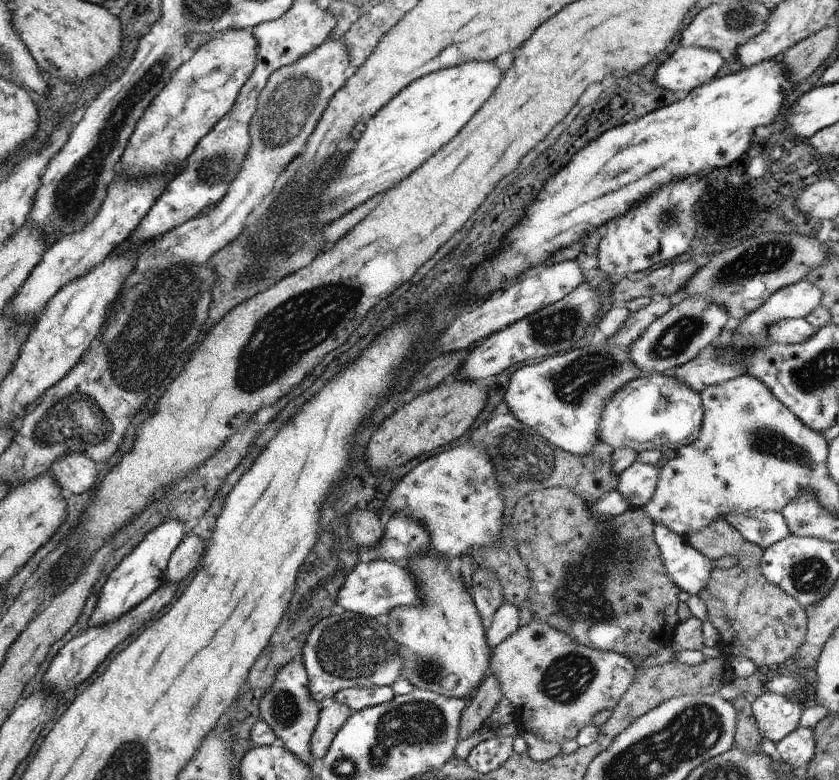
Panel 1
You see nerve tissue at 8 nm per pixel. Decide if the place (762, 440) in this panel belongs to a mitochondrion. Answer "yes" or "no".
yes

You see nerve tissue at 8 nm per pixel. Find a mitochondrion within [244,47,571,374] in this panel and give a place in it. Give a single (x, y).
(289, 109)

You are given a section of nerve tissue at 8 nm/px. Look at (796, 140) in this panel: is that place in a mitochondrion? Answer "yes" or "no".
no

